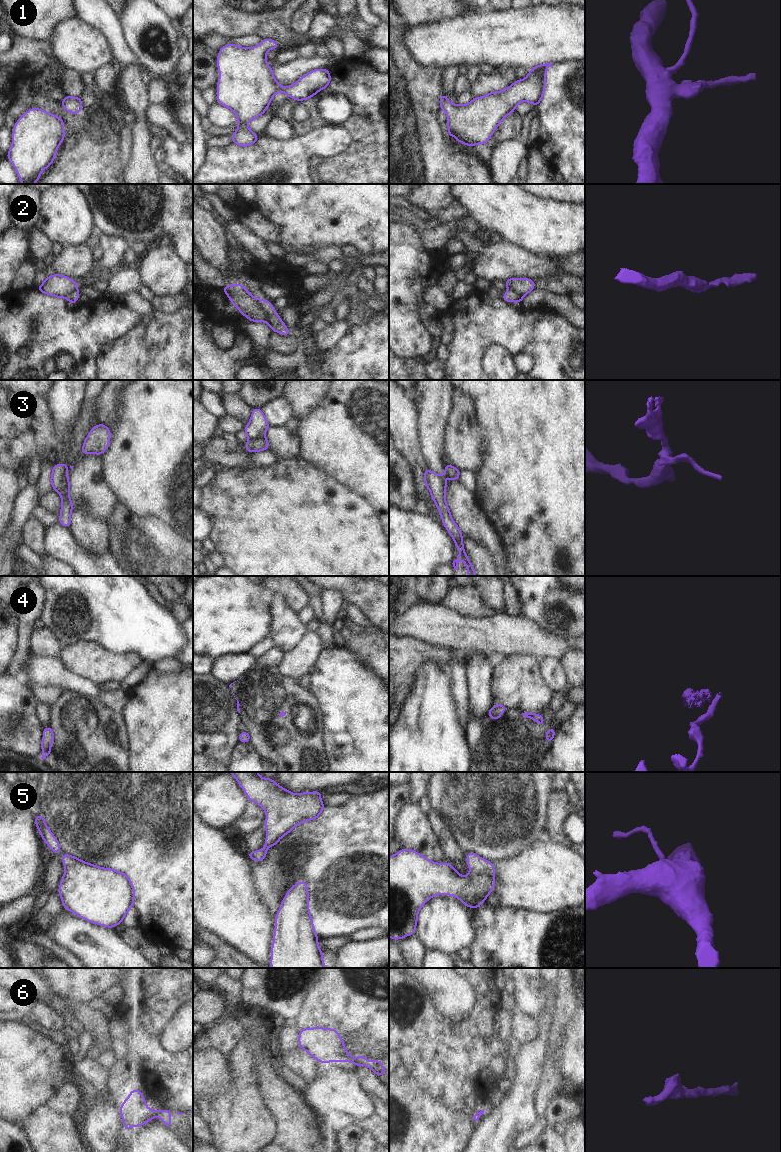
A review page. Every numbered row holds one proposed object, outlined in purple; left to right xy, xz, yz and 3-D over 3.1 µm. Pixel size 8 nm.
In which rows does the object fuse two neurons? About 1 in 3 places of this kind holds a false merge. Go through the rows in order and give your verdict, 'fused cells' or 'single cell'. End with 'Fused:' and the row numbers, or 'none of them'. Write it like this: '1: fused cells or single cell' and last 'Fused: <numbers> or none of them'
1: single cell
2: fused cells
3: fused cells
4: fused cells
5: single cell
6: single cell
Fused: 2, 3, 4

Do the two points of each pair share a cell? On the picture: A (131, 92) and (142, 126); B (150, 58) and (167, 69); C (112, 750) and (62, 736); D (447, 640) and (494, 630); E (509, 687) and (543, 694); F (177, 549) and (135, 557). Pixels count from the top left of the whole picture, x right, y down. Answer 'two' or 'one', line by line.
A: one
B: one
C: one
D: one
E: one
F: one

